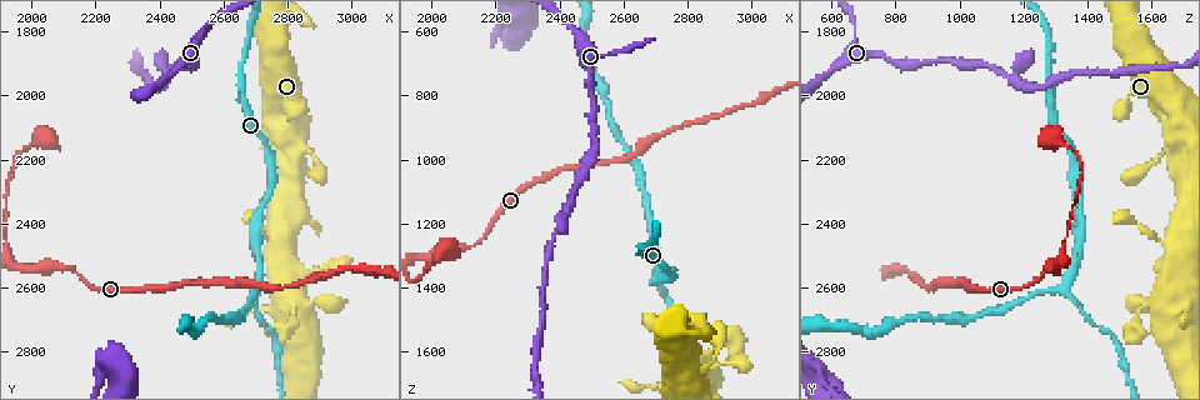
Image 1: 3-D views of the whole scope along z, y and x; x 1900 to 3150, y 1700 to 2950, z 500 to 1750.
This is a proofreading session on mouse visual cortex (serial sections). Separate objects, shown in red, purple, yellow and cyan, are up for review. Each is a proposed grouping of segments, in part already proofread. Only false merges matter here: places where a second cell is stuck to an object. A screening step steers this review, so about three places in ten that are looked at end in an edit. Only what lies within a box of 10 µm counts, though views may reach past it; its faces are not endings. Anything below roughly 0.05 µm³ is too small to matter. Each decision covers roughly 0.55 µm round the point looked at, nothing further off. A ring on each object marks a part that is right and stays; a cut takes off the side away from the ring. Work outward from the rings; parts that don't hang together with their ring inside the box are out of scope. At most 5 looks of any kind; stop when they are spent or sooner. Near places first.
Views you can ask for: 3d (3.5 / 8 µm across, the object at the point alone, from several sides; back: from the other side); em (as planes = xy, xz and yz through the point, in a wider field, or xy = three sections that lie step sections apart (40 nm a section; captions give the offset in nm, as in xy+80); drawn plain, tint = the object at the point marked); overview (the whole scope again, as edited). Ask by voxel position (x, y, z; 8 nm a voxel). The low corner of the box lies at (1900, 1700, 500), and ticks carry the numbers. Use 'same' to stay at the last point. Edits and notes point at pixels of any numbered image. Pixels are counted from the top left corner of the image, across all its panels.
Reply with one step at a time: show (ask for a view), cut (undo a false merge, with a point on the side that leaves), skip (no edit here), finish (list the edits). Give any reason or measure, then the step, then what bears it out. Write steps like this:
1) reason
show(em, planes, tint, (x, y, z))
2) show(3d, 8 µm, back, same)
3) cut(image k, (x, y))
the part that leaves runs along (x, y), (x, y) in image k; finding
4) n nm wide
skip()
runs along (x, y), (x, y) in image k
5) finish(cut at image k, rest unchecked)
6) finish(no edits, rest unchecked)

three-way junction
show(3d, 3.5 µm, (2700, 2590, 1330))

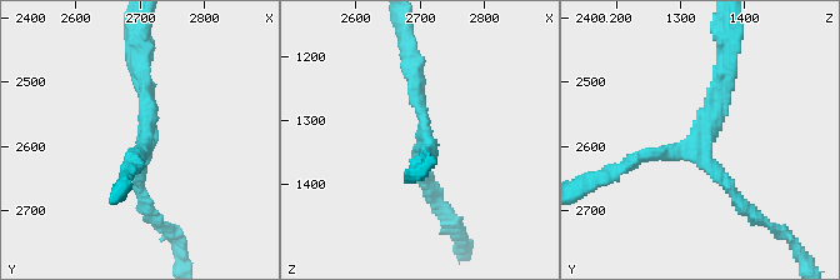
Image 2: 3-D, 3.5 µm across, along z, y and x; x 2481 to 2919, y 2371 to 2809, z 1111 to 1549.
skip()
runs along (730, 64), (691, 148), (628, 163) in image 2; continuous, no second cell

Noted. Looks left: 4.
branch point
show(3d, 3.5 µm, (2420, 1950, 1170))

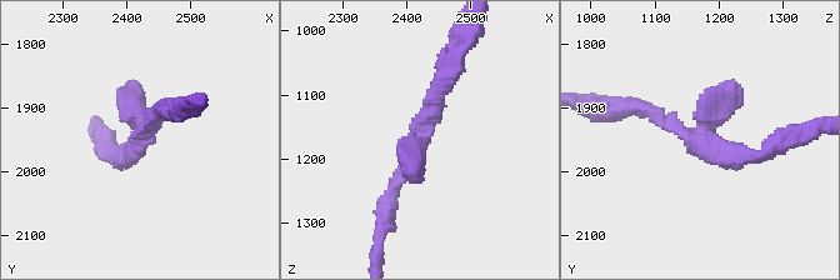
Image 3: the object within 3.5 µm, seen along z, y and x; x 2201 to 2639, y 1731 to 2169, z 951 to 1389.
shape alone is not enough
show(em, planes, tint, (2415, 1950, 1165))

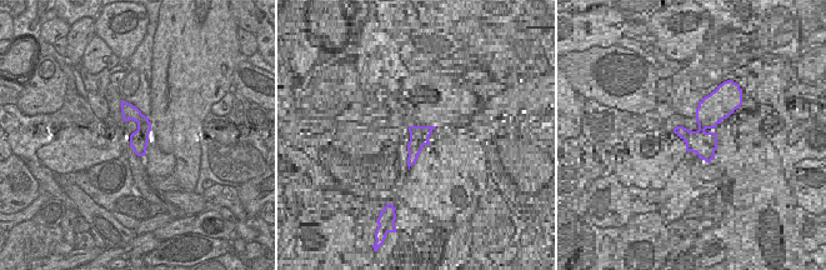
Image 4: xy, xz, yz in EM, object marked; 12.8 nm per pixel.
cut(image 3, (716, 93))
border along (150, 129), (145, 134), (136, 131) in image 4; two cells meet here

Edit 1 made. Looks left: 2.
finish(cut at image 3, rest unchecked)

